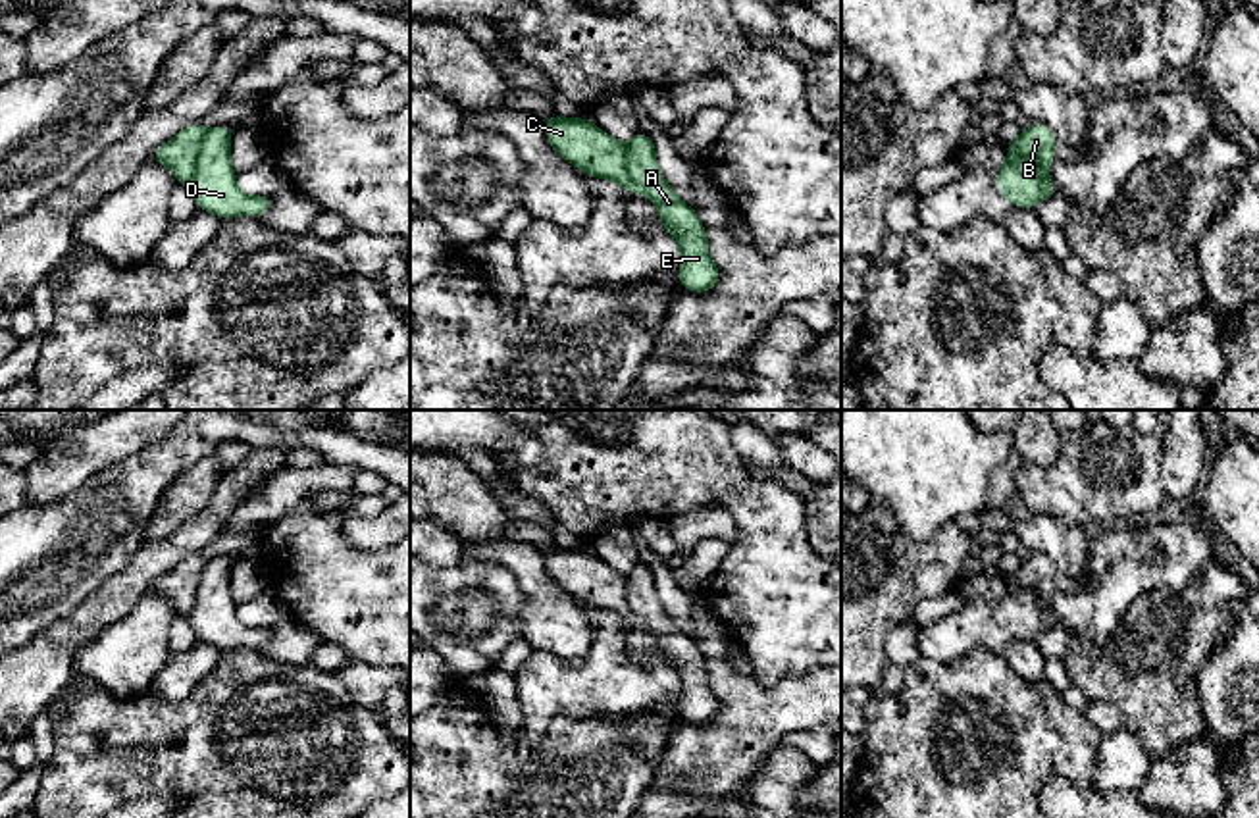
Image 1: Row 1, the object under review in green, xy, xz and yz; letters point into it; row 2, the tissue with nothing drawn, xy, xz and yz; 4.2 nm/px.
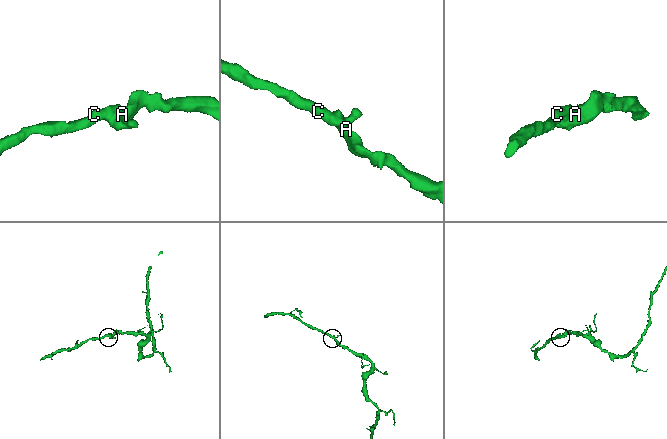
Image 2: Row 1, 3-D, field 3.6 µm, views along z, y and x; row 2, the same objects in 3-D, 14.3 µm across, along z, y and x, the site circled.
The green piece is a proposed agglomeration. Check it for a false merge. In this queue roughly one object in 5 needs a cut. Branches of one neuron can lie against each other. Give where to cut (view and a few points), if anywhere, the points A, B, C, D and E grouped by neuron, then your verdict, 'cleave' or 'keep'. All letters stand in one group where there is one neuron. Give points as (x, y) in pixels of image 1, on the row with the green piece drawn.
cut in xy along (206, 131), (195, 174), (187, 185); A D E / B C; cleave

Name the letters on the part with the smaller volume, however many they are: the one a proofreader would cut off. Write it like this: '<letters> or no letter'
B, C

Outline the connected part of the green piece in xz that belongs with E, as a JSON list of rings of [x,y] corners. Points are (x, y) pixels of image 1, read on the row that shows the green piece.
[[[639,131],[628,144],[628,175],[641,192],[656,204],[662,227],[681,248],[678,283],[681,289],[708,293],[720,281],[720,269],[710,260],[708,239],[693,206],[683,204],[666,183],[656,164],[653,139]]]

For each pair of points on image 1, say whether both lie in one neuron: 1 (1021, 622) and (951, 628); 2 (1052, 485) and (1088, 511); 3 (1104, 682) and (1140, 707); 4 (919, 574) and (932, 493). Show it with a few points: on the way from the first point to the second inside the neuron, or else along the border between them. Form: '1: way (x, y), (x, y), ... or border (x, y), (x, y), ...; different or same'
1: way (1003, 622), (969, 624); same
2: way (1061, 489), (1067, 489), (1079, 501); same
3: way (1113, 682), (1130, 697); same
4: border (892, 511), (917, 541), (928, 541), (953, 520); different

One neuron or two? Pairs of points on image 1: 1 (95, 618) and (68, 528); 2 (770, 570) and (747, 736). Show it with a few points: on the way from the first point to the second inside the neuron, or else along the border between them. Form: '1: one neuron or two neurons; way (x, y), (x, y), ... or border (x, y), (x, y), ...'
1: two neurons; border (124, 566), (101, 582), (68, 614), (52, 622)
2: two neurons; border (799, 672), (770, 686), (759, 686), (751, 678)

